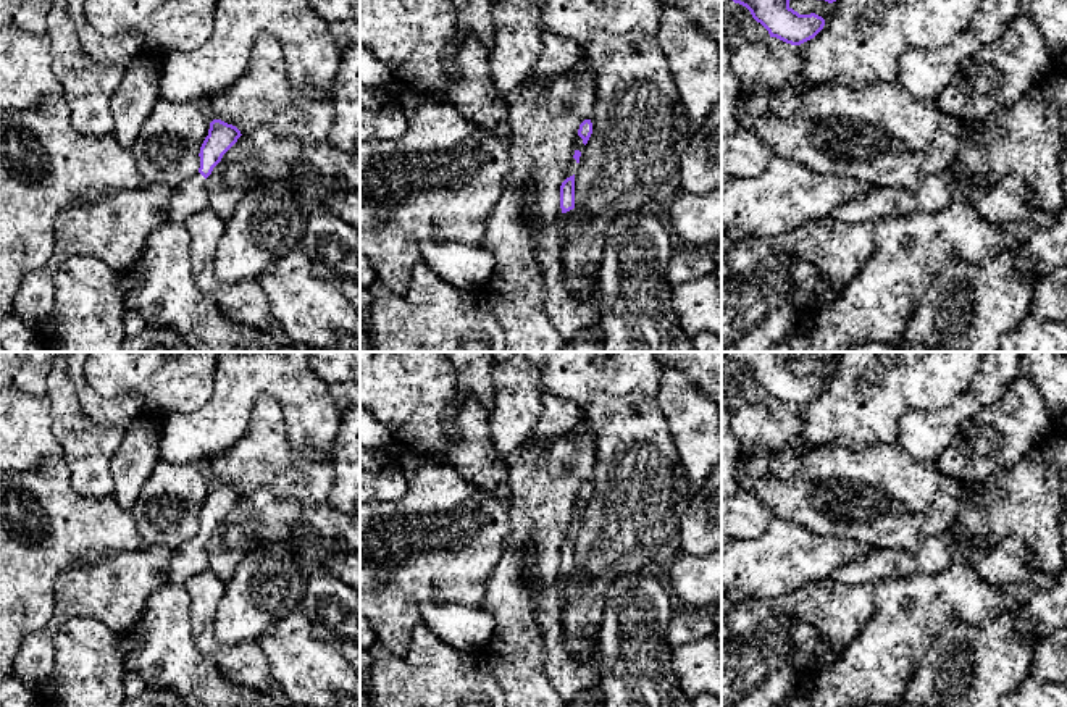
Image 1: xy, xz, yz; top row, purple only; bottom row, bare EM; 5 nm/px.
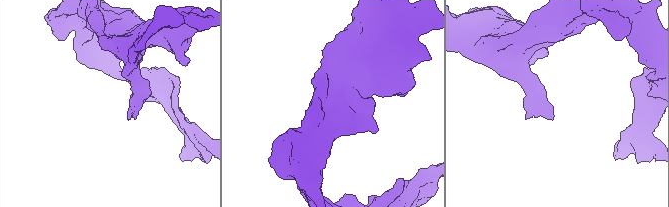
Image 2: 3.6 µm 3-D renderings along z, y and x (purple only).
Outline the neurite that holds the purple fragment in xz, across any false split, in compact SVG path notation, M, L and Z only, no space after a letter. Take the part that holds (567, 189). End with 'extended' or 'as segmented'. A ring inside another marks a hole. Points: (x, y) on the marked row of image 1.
M584 119L580 124L578 136L575 140L575 155L573 155L571 165L568 168L568 178L560 186L562 213L567 213L575 208L575 173L578 171L581 150L588 144L591 134L592 134L592 123L591 123L591 119Z; extended

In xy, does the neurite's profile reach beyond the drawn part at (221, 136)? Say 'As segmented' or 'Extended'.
Extended

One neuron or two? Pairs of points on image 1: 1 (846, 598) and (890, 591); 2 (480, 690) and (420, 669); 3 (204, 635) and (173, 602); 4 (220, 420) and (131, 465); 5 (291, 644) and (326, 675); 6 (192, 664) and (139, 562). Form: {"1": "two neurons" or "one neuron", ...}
{"1": "two neurons", "2": "one neuron", "3": "two neurons", "4": "two neurons", "5": "one neuron", "6": "two neurons"}

